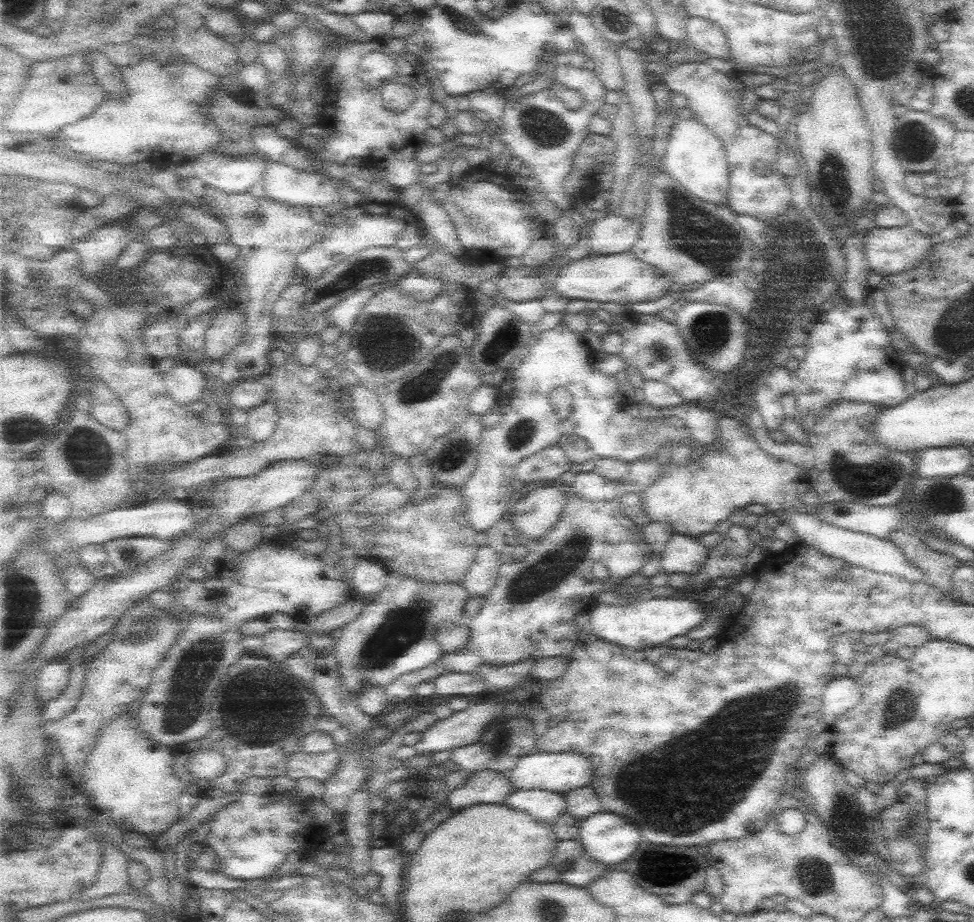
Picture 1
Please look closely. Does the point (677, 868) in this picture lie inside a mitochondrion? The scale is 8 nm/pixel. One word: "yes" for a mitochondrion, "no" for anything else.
yes

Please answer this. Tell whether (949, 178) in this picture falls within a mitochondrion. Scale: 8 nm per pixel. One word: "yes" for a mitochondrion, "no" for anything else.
no

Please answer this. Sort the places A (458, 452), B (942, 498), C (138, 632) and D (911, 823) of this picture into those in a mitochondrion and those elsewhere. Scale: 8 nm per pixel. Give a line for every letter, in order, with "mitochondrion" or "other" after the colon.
A: mitochondrion
B: mitochondrion
C: mitochondrion
D: mitochondrion

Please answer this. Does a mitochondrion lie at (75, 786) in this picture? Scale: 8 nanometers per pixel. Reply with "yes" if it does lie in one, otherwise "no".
no

